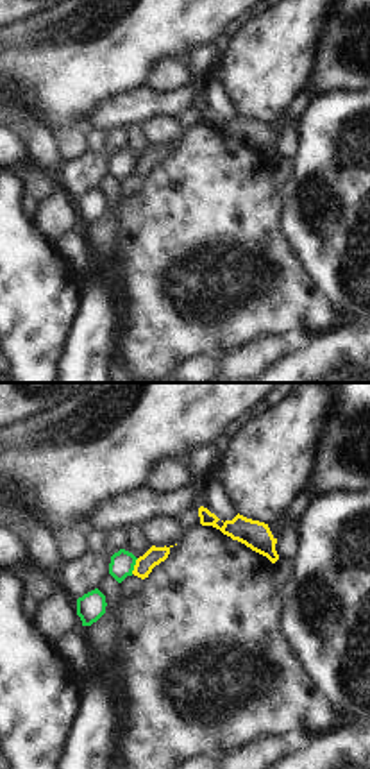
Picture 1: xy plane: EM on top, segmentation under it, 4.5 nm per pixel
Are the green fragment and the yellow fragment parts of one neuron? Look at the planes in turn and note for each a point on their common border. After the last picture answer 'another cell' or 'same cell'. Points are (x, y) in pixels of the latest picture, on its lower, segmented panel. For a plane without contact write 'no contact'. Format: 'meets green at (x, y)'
meets green at (134, 564)

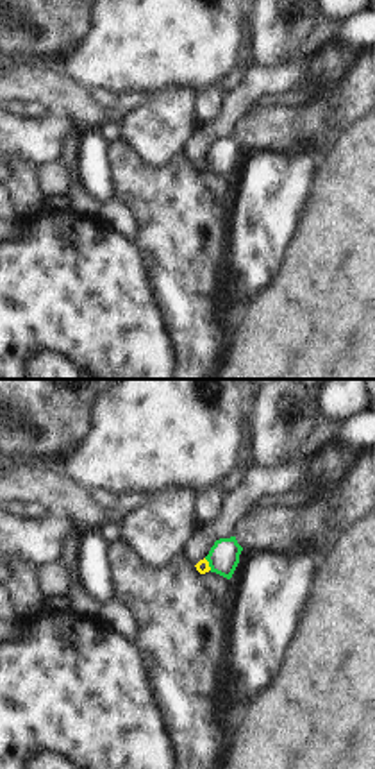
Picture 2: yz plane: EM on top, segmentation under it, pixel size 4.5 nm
meets green at (209, 564)

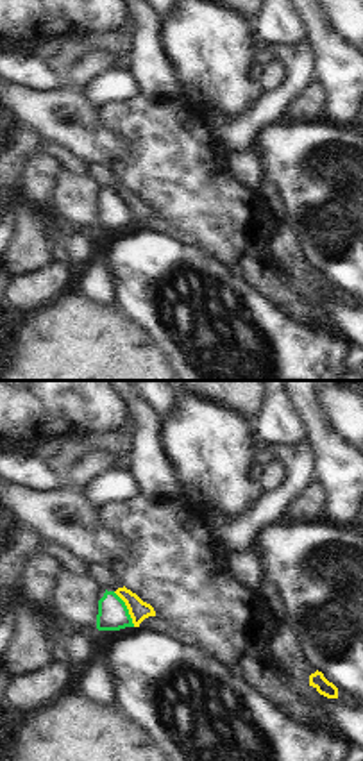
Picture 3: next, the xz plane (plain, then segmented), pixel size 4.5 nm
meets green at (127, 610)

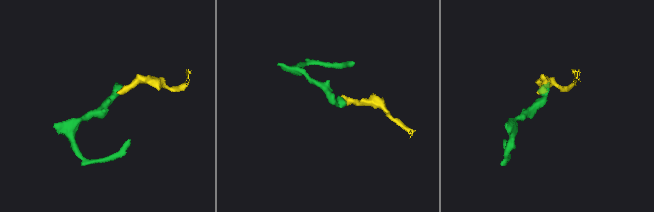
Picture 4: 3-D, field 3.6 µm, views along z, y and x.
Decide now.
another cell

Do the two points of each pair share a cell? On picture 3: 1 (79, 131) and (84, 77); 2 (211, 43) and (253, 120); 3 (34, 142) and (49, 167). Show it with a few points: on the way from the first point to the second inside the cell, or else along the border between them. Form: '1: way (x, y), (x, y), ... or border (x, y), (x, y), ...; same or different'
1: border (67, 81), (83, 88); different
2: border (267, 90), (235, 117), (208, 113); different
3: border (42, 154), (29, 161), (20, 183); different

